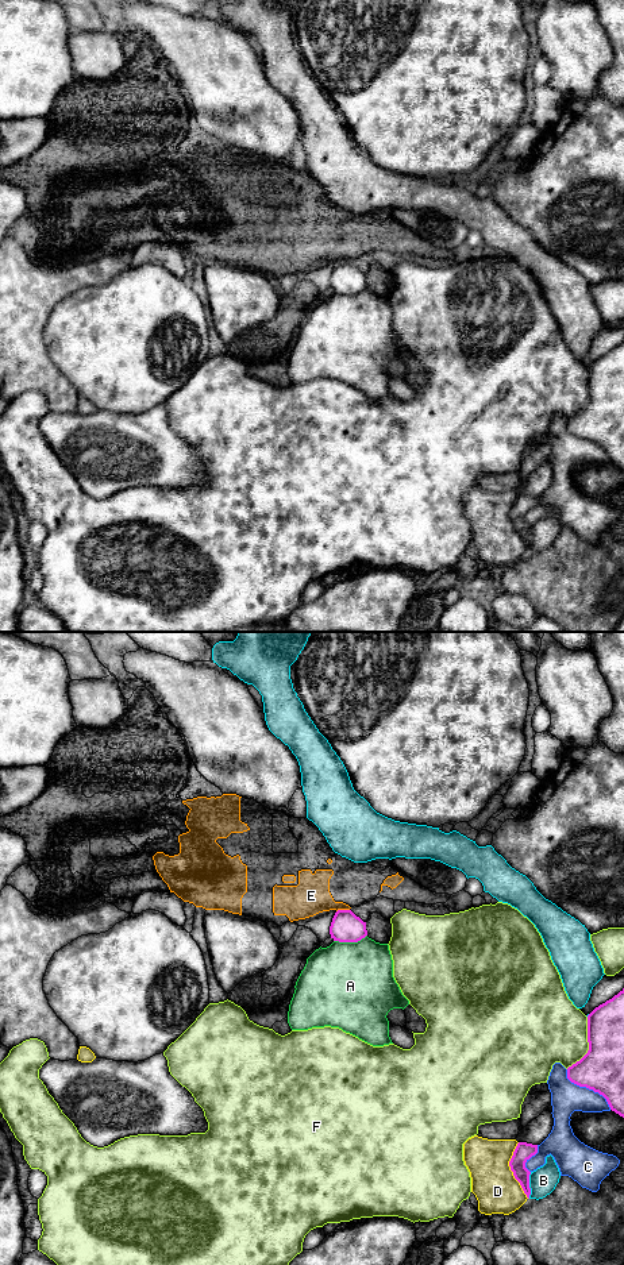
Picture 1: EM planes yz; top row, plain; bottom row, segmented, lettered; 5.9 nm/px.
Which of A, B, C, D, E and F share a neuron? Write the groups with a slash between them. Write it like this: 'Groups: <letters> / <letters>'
Groups: A / B / C / D / E / F

